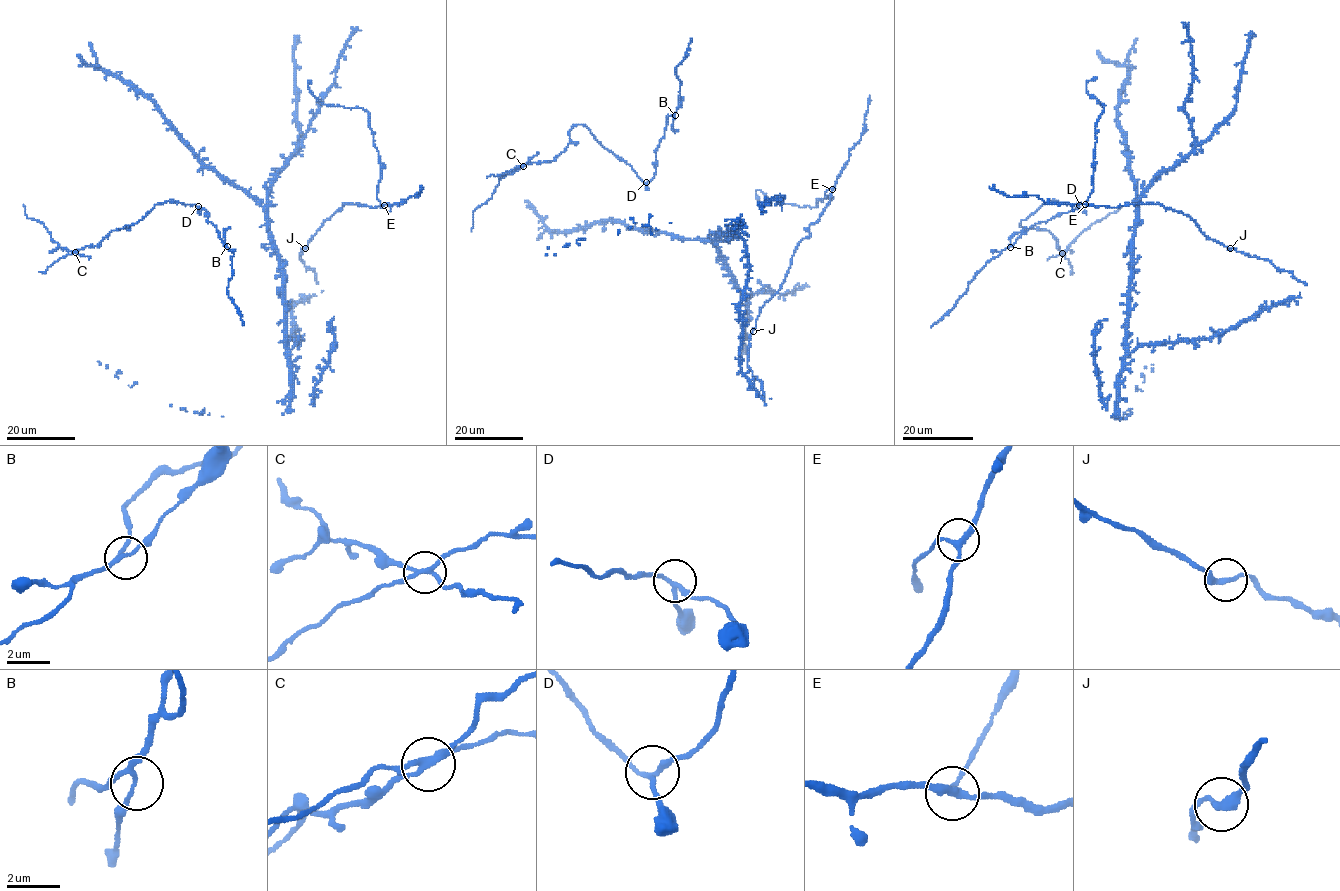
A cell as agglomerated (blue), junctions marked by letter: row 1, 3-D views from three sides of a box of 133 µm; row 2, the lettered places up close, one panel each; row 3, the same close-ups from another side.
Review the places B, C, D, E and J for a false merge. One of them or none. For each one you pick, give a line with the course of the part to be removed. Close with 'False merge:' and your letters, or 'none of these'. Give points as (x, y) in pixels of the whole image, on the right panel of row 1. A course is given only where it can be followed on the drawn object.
C: course (1062, 253), (1094, 223), (1128, 203)
False merge: C

